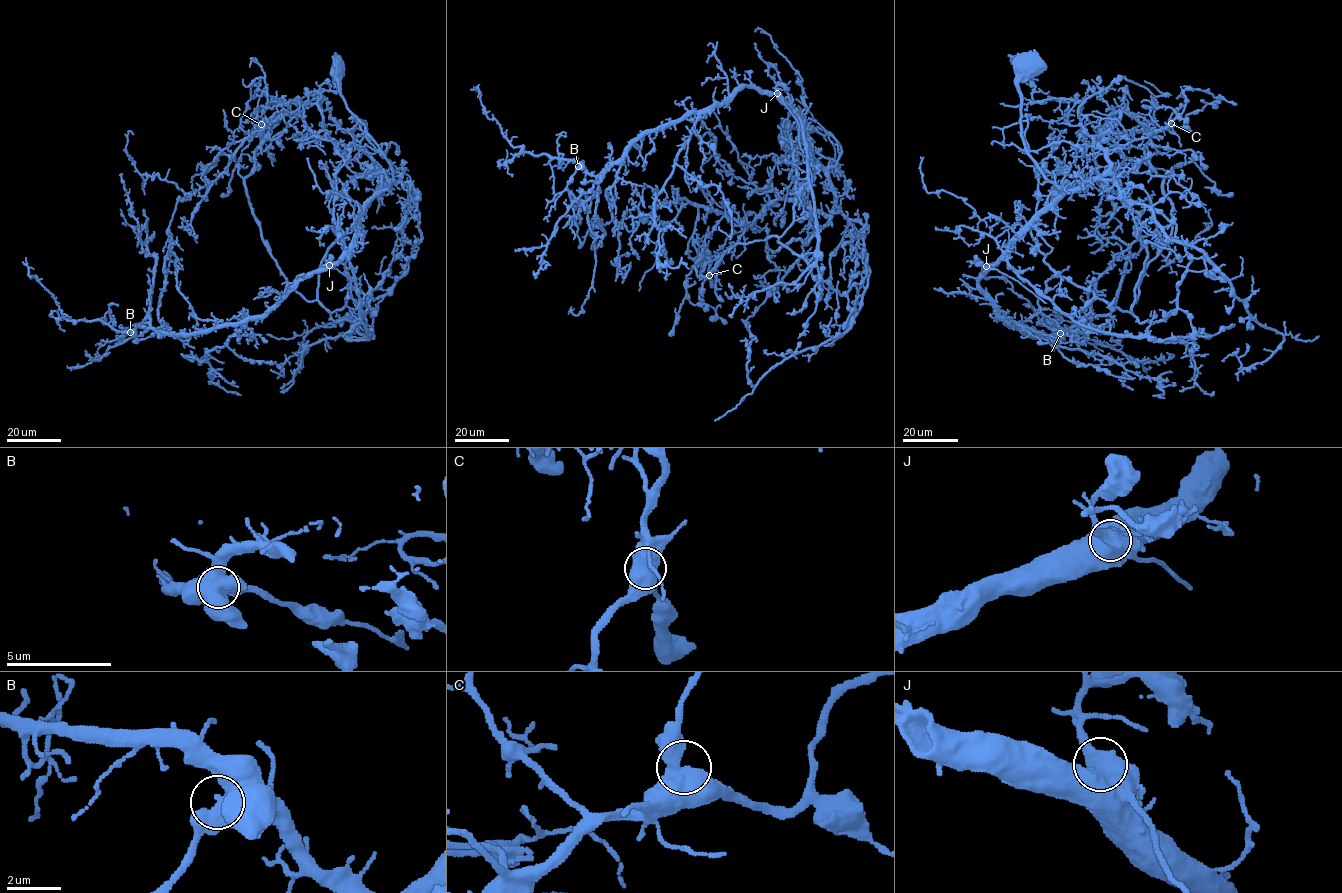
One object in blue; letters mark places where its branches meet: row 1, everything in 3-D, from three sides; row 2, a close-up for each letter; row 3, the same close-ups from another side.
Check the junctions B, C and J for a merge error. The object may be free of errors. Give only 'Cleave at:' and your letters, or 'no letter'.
Cleave at: no letter

